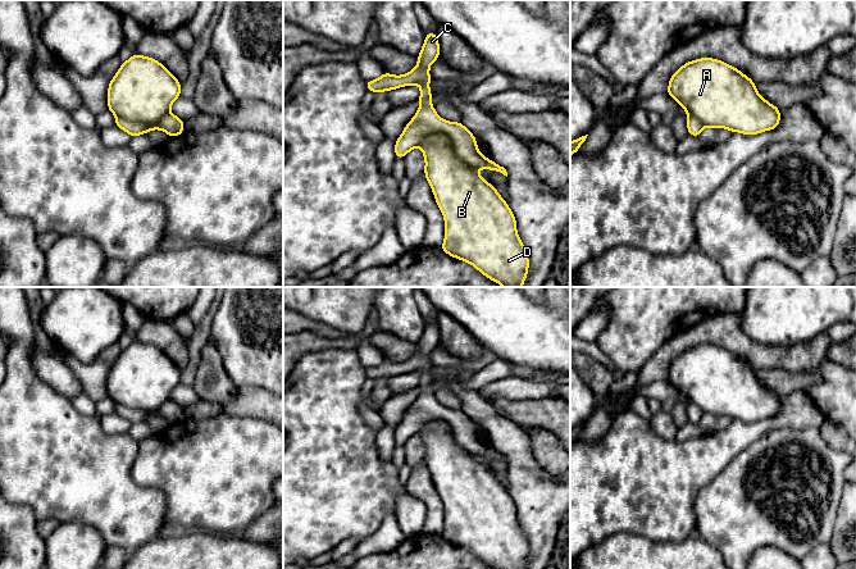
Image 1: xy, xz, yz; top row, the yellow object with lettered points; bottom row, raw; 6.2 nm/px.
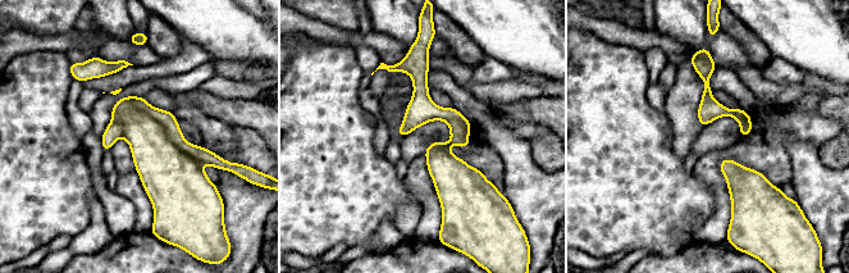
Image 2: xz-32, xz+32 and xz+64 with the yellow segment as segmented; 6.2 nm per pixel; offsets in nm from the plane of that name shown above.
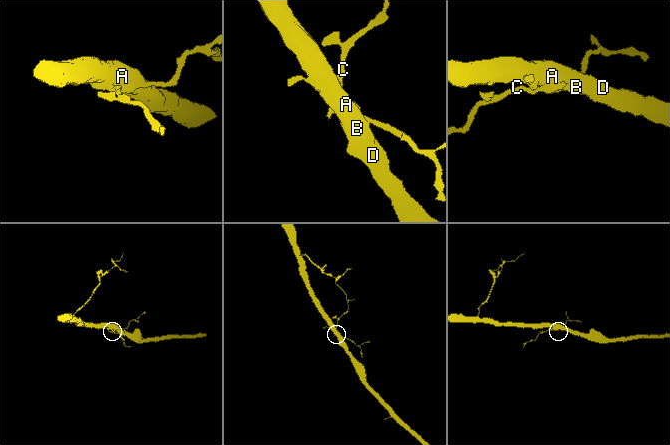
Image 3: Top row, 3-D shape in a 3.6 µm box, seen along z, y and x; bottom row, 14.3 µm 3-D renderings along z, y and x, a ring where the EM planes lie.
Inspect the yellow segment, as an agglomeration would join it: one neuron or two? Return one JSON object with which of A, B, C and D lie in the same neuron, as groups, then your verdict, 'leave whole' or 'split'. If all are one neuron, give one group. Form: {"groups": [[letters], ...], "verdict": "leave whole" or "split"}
{"groups": [["A", "B", "D"], ["C"]], "verdict": "split"}

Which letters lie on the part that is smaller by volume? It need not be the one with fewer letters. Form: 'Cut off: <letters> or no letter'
Cut off: C

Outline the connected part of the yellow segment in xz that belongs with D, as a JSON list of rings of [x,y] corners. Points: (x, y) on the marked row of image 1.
[[[428,133],[420,140],[419,146],[425,160],[424,176],[445,218],[441,250],[472,264],[502,287],[522,287],[528,276],[529,258],[516,231],[516,218],[507,202],[474,167],[455,153],[452,141],[445,133]]]

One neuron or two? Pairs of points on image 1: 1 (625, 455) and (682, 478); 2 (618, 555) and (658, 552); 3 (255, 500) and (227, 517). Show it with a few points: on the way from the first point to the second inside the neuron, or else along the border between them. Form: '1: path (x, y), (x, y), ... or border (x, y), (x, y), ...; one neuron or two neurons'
1: path (638, 469), (647, 478), (668, 478); one neuron
2: path (628, 555), (647, 555); one neuron
3: path (249, 500), (244, 500), (233, 510); one neuron

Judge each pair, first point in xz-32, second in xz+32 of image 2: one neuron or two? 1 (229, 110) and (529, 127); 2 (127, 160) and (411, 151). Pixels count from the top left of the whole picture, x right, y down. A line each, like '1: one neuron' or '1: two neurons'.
1: two neurons
2: one neuron

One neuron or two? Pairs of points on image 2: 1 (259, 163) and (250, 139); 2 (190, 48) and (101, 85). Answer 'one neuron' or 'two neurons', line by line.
1: one neuron
2: one neuron

